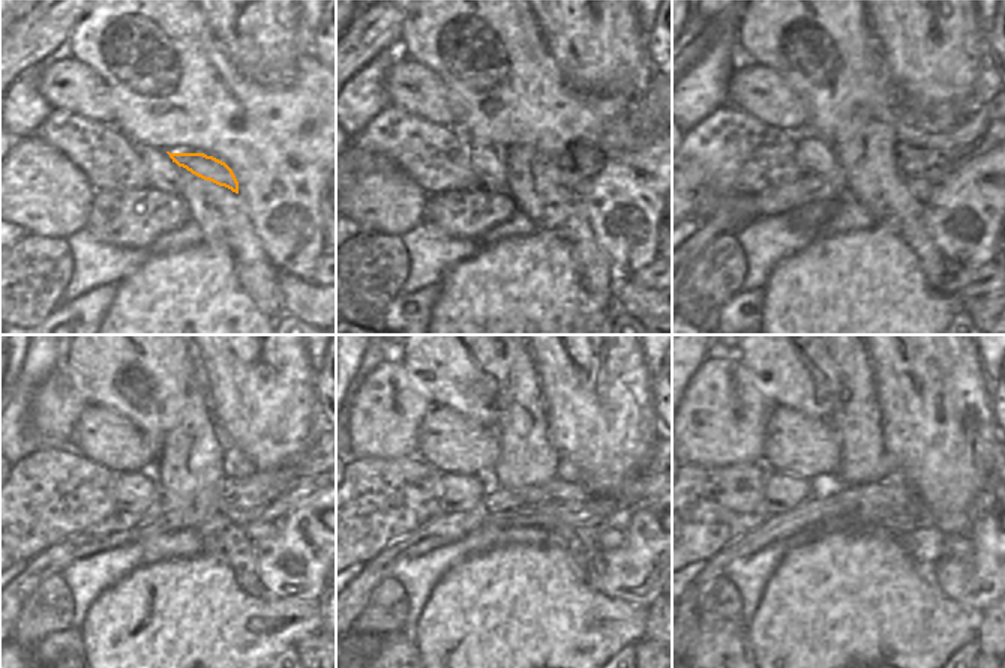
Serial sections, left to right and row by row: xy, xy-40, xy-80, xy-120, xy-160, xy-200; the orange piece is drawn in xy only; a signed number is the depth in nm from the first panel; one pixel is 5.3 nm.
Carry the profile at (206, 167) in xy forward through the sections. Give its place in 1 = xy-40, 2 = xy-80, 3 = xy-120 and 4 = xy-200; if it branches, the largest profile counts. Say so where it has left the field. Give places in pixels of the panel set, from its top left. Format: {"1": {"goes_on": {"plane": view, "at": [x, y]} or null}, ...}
{"1": {"goes_on": {"plane": "xy-40", "at": [578, 185]}}, "2": {"goes_on": {"plane": "xy-80", "at": [921, 189]}}, "3": {"goes_on": {"plane": "xy-120", "at": [257, 530]}}, "4": {"goes_on": {"plane": "xy-200", "at": [960, 545]}}}

